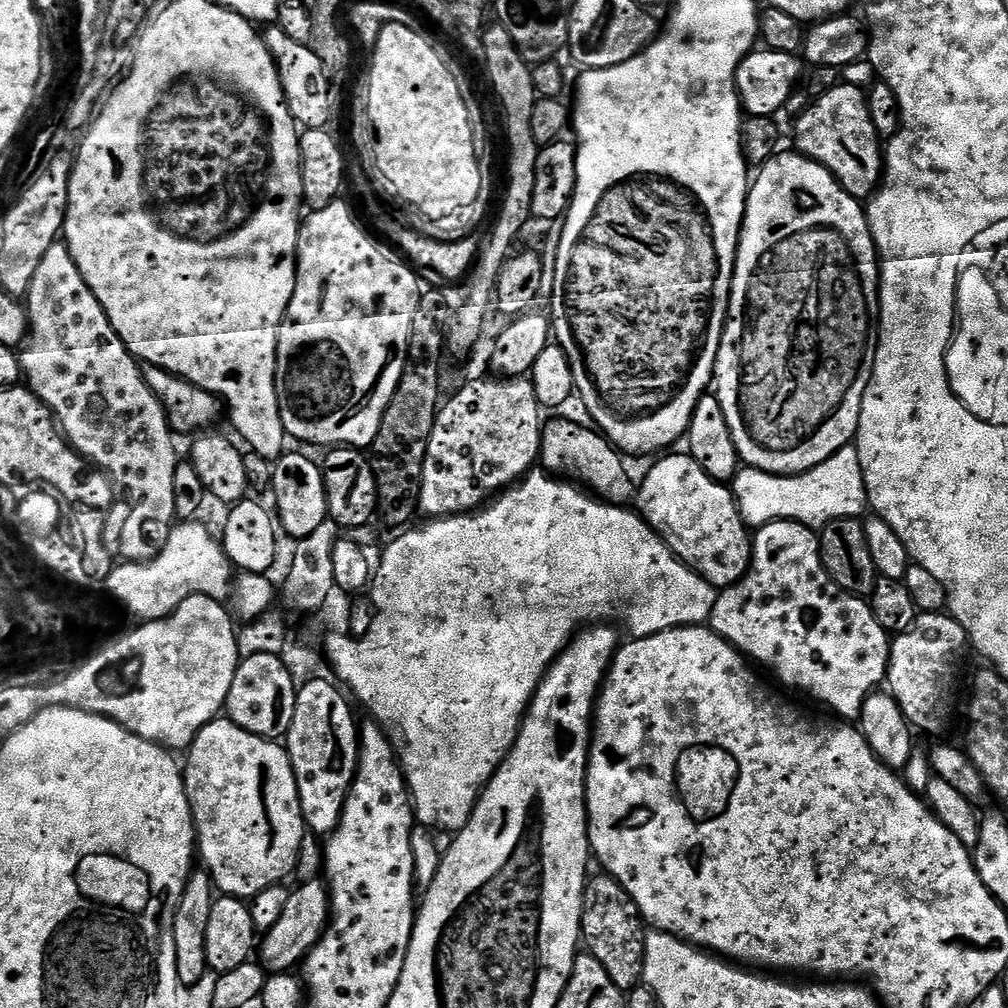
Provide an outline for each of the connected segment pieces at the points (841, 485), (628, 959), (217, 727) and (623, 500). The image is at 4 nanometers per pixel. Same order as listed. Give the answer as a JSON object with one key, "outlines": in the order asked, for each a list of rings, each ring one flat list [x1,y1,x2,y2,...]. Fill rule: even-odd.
{"outlines":[[[855,445,838,450,826,462,797,476,779,476,757,468,741,467,730,481,732,494,740,516,749,529,759,530,779,520,793,520,813,530,819,530,830,521,857,519,867,509,865,476]],[[607,874,593,875,584,886,584,909,580,931,587,955,598,958,610,974,610,982,622,990,629,990,641,983,644,974,644,937,646,924,630,894,614,877]],[[217,718,208,723,205,728,198,733,192,740,190,747,187,749,188,764,183,765,184,789,190,802,192,811,192,821,196,823,196,846,198,849,199,859,204,859,203,867,212,878,212,883,225,896,239,896,241,898,251,898,266,890,270,886,287,881,287,876,296,868,296,859,300,856,300,847,304,844,306,837,306,825,302,806,298,798,298,786,294,778,292,763,288,757,287,747,283,743,267,740,265,736,255,736,246,730,242,730,237,724,232,723,227,718]],[[551,419,545,423,540,443,540,460,543,467,557,477,587,486,599,499,607,500,609,504,627,505,636,488,624,469,625,457,617,451,607,436,595,427,585,424,579,424,576,420]]]}

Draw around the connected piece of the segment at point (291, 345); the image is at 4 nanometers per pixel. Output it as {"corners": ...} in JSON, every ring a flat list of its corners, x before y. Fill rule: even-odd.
{"corners":[[340,198,330,206,309,211,303,217,296,251,296,285,294,294,290,298,290,306,282,318,282,326,278,330,278,350,276,351,276,389,280,395,282,426,291,439,293,436,294,439,305,440,308,444,371,449,372,443,378,438,378,430,382,426,386,406,390,406,390,398,394,398,394,390,398,390,402,370,408,361,408,343,414,326,414,310,418,310,422,287,420,288,419,278,415,276,417,273,387,243,381,242,371,231,369,232,356,221,351,206,343,204,343,199]]}

